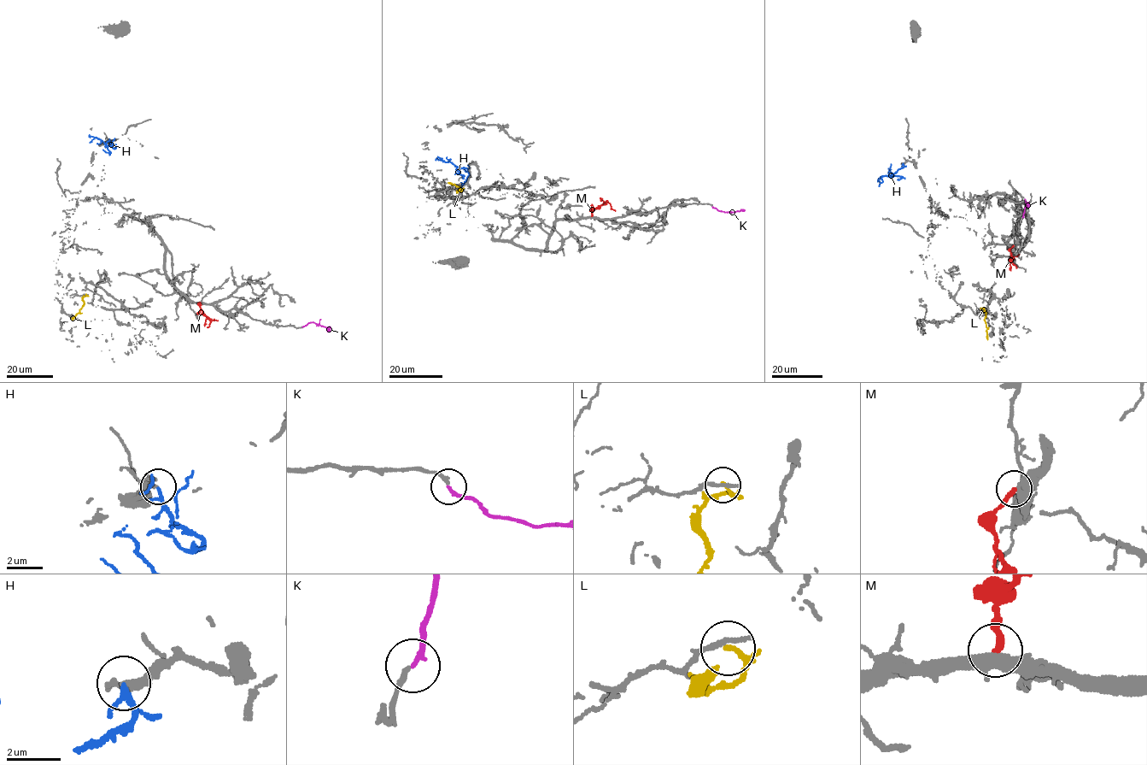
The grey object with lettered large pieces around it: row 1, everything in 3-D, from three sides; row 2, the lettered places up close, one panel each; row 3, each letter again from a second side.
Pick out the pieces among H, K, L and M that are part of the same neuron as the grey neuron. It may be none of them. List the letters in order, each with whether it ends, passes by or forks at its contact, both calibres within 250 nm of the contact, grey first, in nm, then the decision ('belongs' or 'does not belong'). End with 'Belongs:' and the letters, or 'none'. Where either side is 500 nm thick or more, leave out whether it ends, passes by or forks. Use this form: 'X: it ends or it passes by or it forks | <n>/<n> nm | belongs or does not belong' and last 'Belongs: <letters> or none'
H: it passes by | 200/130 nm | belongs
K: it ends | 180/180 nm | belongs
L: it passes by | 240/130 nm | does not belong
M: it ends | 360/240 nm | belongs
Belongs: H, K, M

